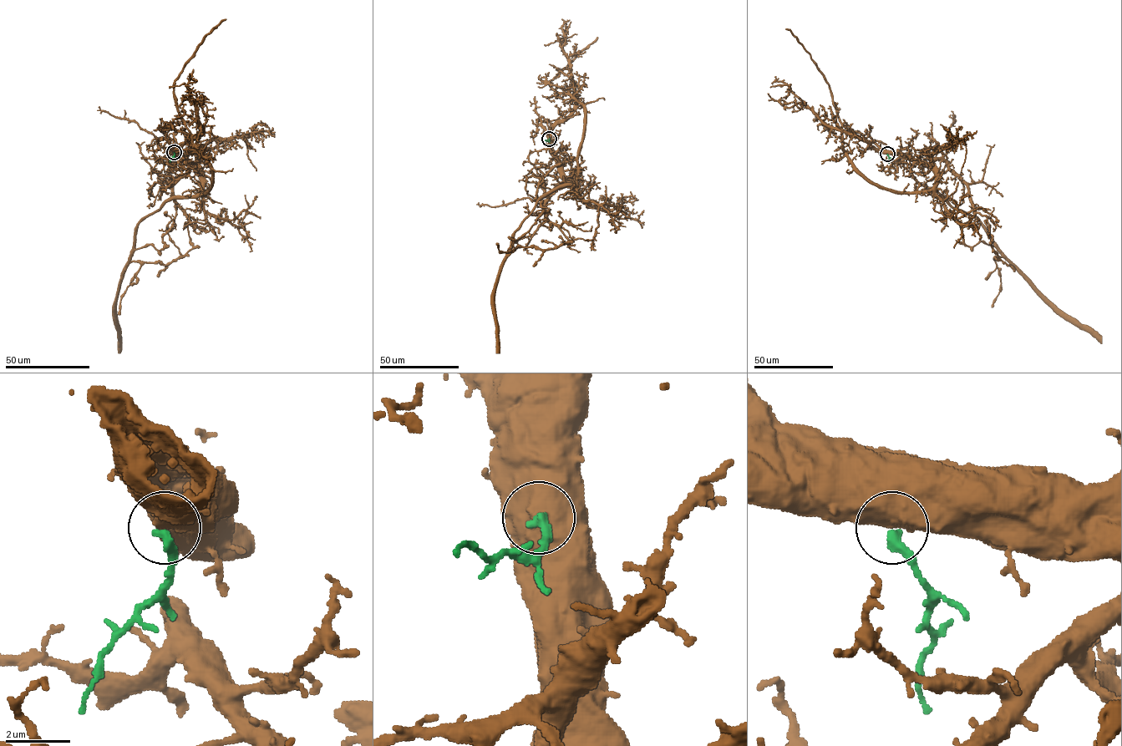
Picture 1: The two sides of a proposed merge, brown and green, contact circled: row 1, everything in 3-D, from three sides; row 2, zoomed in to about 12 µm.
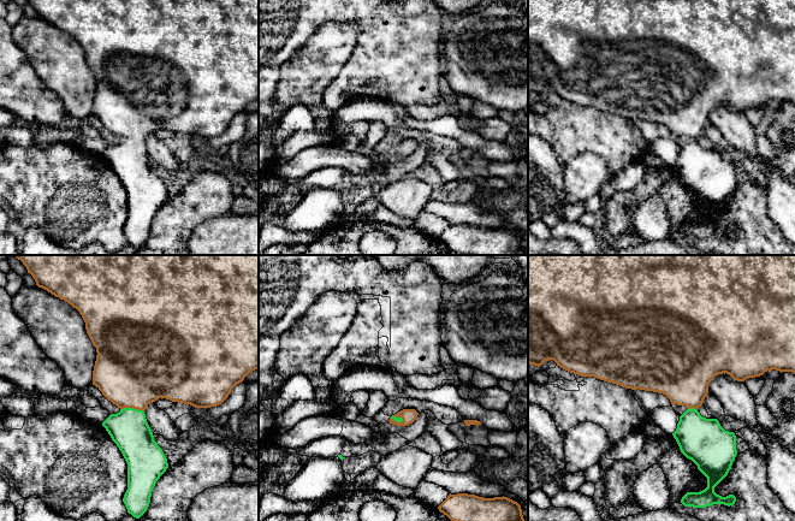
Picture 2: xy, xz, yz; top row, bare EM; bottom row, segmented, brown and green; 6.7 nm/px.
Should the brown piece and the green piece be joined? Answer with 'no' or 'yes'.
yes

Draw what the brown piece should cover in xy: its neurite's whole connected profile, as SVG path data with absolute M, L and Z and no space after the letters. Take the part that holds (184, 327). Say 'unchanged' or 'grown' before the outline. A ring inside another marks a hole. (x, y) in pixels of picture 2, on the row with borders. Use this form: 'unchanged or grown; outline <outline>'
grown; outline M13 255L23 262L38 288L64 300L82 315L87 333L96 348L93 385L115 404L120 412L111 414L102 426L117 444L127 463L127 490L123 502L127 513L140 519L148 509L152 491L168 468L162 449L154 440L144 410L159 398L190 404L195 408L210 408L221 404L232 389L253 371L259 369L259 255Z

